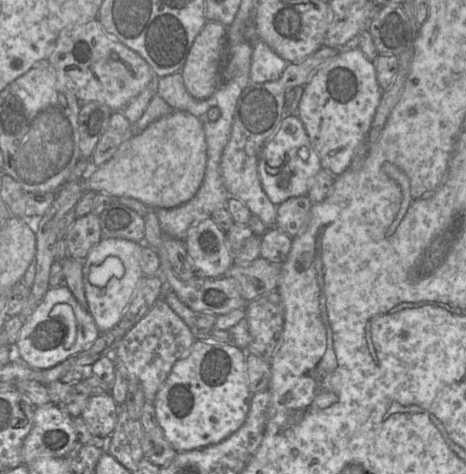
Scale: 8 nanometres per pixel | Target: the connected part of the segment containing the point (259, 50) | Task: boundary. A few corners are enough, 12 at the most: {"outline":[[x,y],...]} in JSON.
{"outline":[[265,42],[252,46],[250,82],[277,80],[288,62]]}

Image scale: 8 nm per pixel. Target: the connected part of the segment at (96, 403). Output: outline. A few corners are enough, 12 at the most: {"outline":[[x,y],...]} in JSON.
{"outline":[[110,394],[91,395],[80,416],[106,438],[117,423]]}

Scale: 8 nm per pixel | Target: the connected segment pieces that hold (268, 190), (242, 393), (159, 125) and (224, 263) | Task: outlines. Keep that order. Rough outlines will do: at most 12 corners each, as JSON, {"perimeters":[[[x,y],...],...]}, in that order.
{"perimeters":[[[285,116],[259,155],[276,206],[322,169],[303,123]],[[195,341],[153,406],[177,452],[217,444],[253,397],[245,350]],[[173,110],[82,179],[151,209],[204,179],[203,121]],[[211,219],[184,244],[197,277],[220,278],[234,263]]]}

